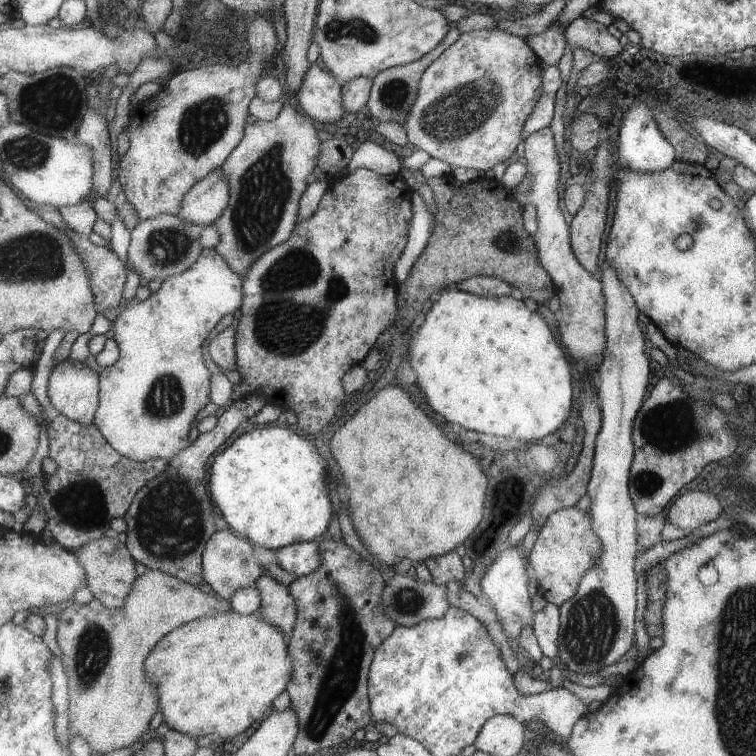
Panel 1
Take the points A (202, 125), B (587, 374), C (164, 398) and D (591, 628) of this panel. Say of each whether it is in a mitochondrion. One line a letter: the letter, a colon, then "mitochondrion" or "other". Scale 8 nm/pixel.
A: mitochondrion
B: other
C: mitochondrion
D: mitochondrion

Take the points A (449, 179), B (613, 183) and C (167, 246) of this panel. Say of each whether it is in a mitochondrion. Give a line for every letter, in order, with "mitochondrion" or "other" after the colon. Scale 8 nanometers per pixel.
A: other
B: other
C: mitochondrion

